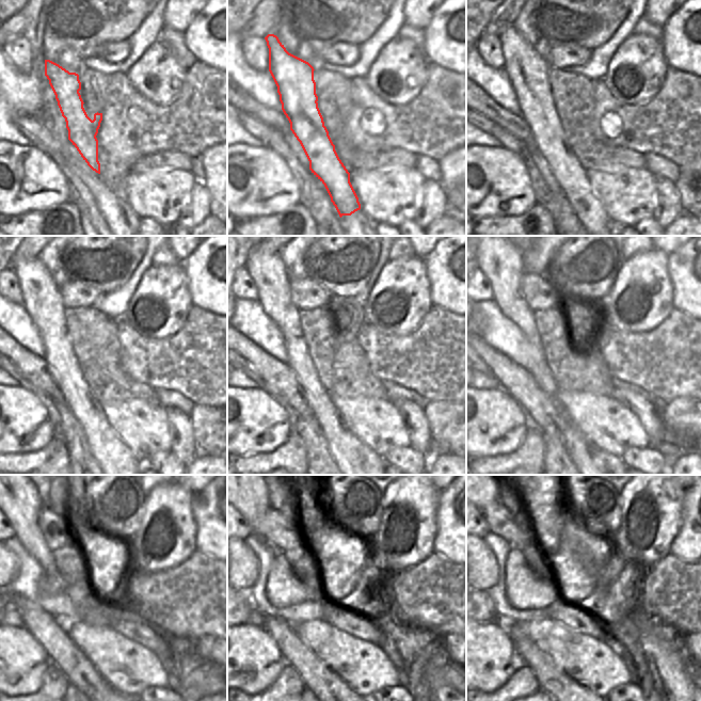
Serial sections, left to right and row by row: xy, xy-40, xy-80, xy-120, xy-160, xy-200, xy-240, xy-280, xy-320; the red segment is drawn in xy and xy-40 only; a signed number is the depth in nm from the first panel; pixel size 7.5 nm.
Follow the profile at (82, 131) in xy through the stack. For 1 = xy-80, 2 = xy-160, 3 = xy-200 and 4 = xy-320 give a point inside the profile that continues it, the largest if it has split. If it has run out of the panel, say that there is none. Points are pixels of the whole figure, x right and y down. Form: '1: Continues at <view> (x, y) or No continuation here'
1: Continues at xy-80 (528, 73)
2: Continues at xy-160 (266, 268)
3: Continues at xy-200 (497, 257)
4: Continues at xy-320 (488, 496).

